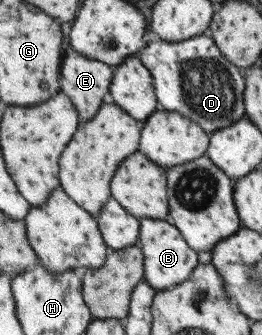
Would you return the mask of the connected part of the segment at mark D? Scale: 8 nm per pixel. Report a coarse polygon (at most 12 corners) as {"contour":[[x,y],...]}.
{"contour":[[208,32],[147,43],[159,108],[209,134],[245,117],[244,72]]}

